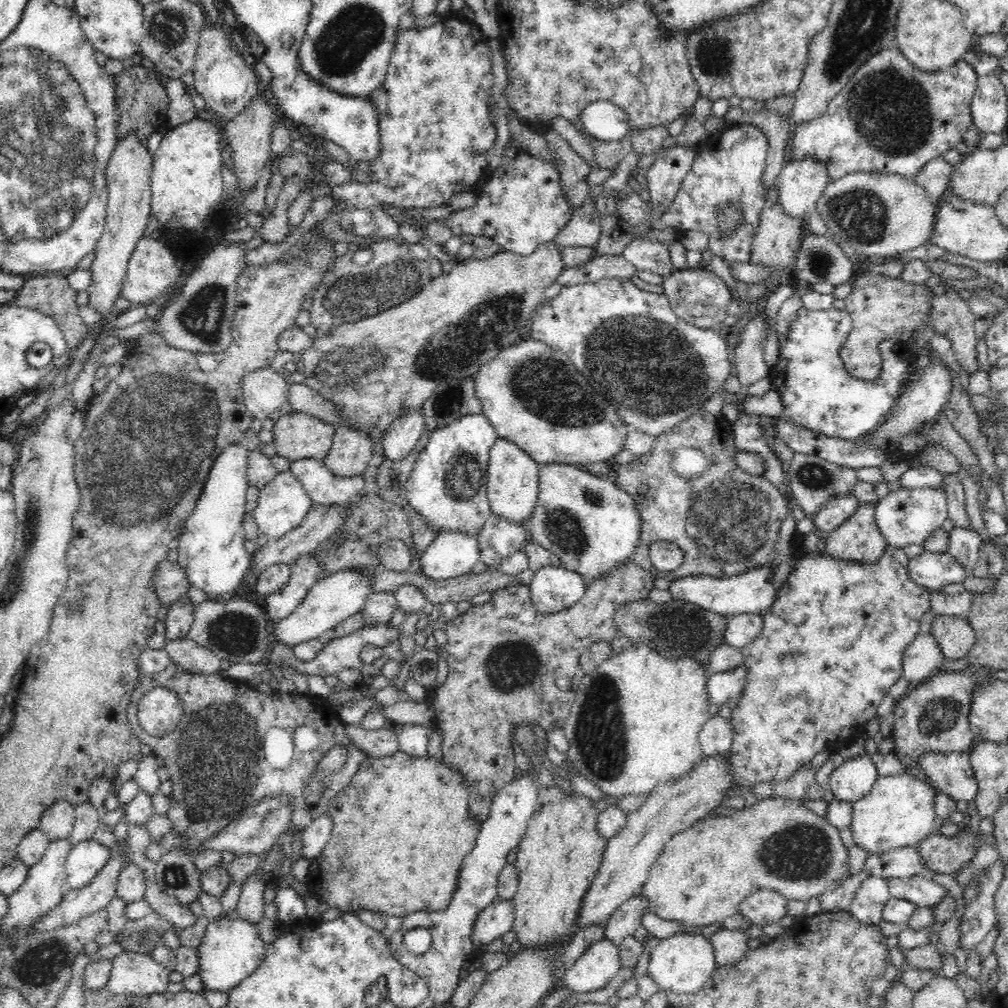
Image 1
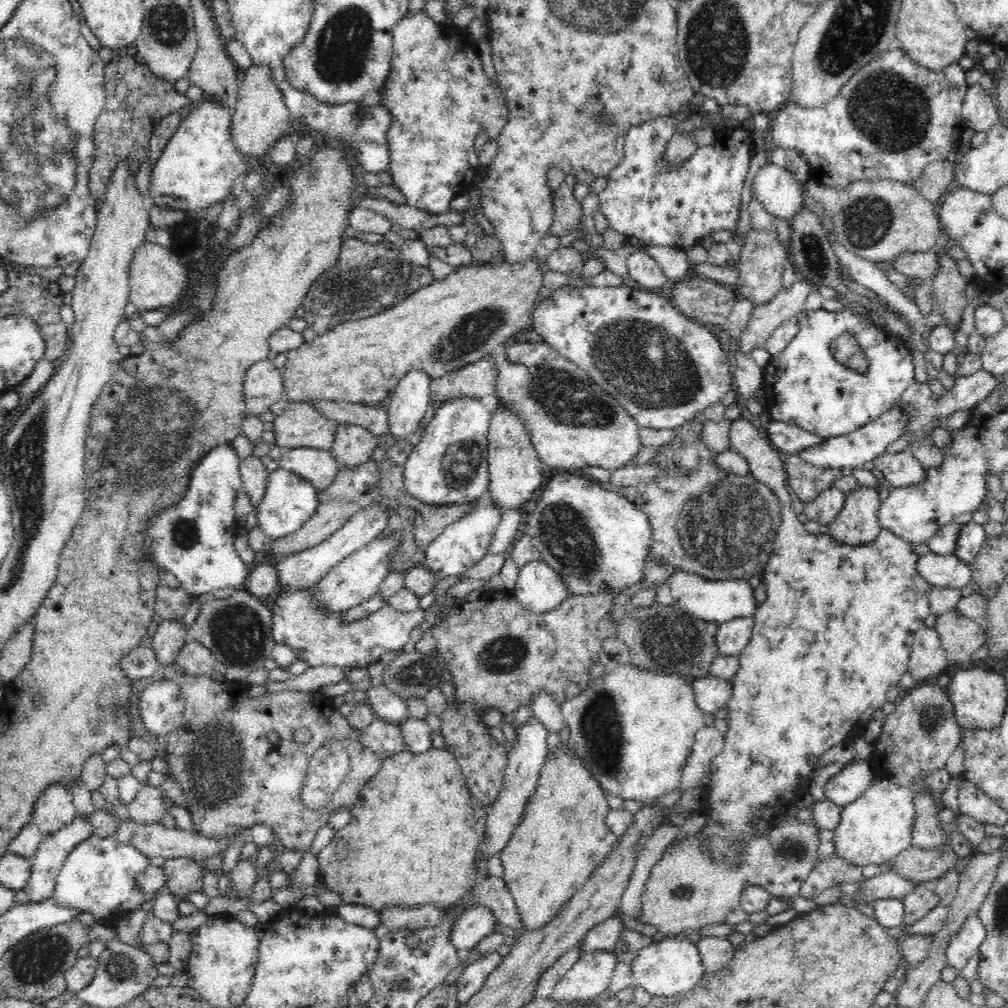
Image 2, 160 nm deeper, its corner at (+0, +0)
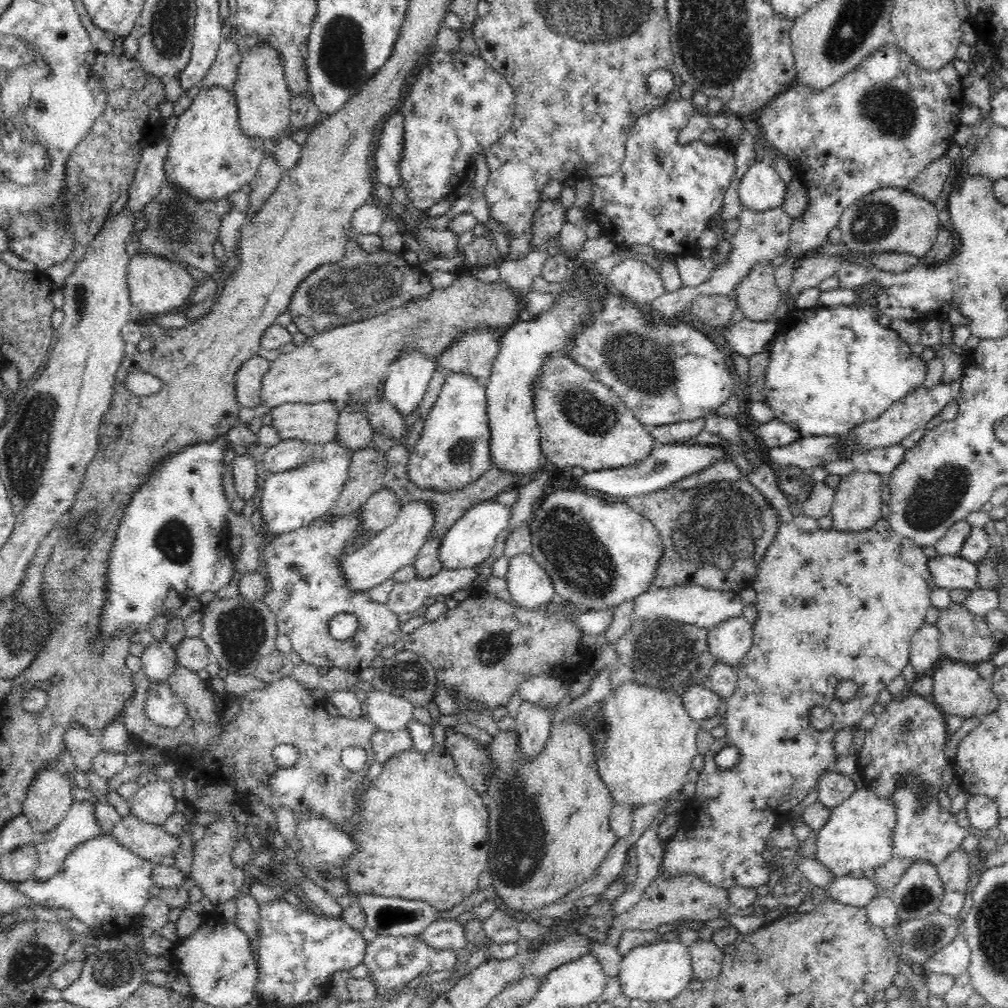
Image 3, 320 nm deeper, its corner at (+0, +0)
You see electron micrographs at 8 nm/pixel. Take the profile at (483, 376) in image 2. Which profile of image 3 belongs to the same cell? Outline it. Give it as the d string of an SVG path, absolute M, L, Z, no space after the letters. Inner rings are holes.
M476 328L456 339L435 361L443 368L444 376L451 372L472 374L486 387L498 351L499 344L491 331Z

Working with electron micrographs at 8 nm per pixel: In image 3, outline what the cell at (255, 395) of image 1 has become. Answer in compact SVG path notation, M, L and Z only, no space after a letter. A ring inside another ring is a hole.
M262 355L250 357L240 365L235 374L235 395L242 407L254 408L261 404L261 380L270 365L271 362Z

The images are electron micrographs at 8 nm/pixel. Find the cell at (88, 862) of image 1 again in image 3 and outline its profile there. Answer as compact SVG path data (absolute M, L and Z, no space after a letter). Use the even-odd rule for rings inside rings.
M103 834L73 848L62 870L48 880L38 881L36 877L30 877L10 883L40 905L50 909L68 909L80 922L106 934L114 930L128 930L137 922L150 898L150 888L154 886L153 867L153 863L134 854L111 834Z

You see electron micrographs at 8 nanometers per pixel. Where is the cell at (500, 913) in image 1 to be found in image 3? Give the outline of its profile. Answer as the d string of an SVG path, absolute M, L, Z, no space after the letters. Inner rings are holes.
M438 919L430 923L419 938L434 949L450 949L452 952L459 951L466 944L464 926L455 919Z

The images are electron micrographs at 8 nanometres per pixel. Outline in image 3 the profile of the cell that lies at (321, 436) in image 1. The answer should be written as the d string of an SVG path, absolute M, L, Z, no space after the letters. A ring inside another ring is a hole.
M334 401L281 404L270 412L272 426L282 439L300 439L317 446L337 438L339 409Z

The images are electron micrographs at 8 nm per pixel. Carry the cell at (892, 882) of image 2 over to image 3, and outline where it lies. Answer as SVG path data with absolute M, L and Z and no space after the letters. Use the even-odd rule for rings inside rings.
M848 875L834 877L824 887L824 892L828 899L855 907L865 907L874 897L878 896L876 883L872 879Z

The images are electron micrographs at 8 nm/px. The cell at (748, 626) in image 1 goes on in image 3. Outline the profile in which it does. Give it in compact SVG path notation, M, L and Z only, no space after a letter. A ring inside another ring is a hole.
M738 616L709 629L708 649L716 663L737 668L753 644L753 624Z

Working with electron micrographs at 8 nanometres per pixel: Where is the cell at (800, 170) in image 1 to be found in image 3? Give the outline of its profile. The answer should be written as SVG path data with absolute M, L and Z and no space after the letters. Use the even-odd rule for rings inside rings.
M758 159L742 176L738 196L744 208L754 211L774 210L783 206L786 185L773 164Z

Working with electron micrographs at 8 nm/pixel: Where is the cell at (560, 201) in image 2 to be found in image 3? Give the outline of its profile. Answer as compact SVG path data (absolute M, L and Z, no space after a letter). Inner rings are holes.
M542 201L532 222L532 245L543 249L550 240L558 238L566 223L566 212L560 201Z

